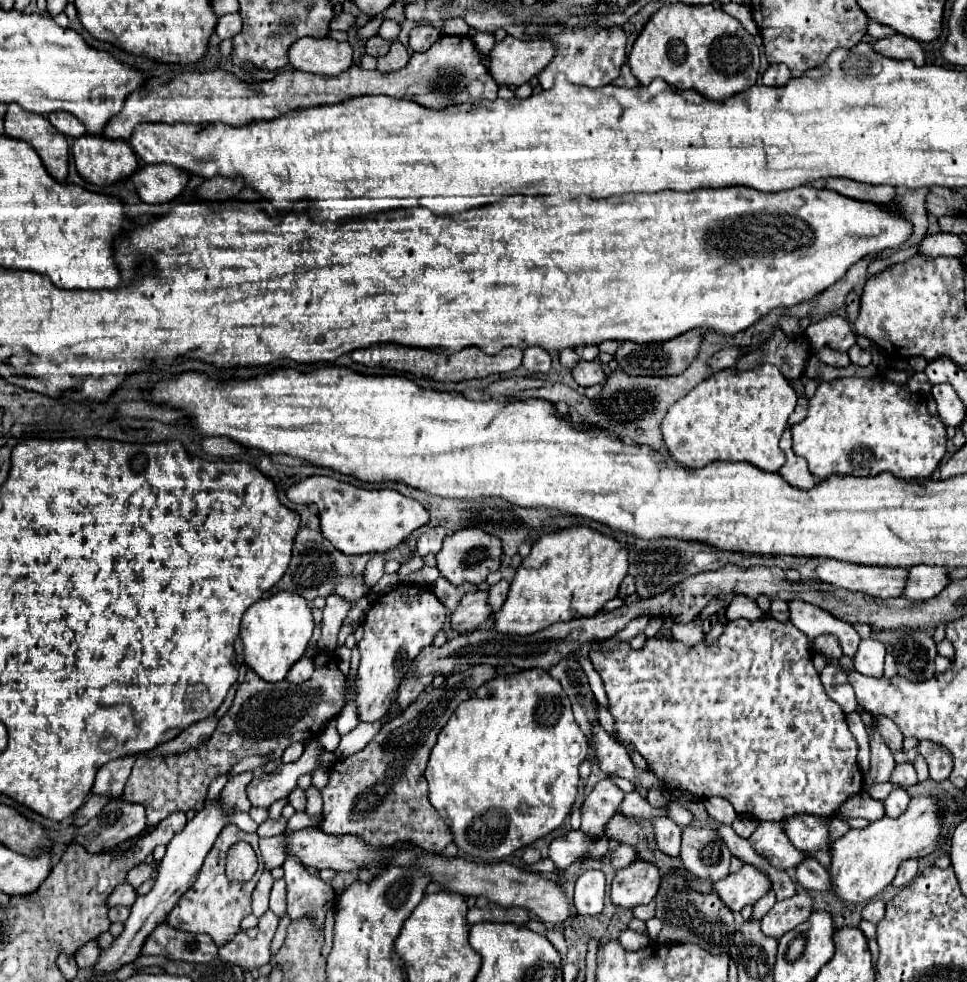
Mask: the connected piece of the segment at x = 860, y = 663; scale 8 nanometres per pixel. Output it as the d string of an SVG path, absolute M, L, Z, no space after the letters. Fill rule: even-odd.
M861 639L859 651L855 655L855 671L869 677L883 677L883 657L885 645L875 639Z

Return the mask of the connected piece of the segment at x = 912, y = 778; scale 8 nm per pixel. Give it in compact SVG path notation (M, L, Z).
M897 763L889 781L891 781L893 785L899 785L899 787L915 785L915 783L917 783L917 773L915 773L915 767L913 767L911 763Z

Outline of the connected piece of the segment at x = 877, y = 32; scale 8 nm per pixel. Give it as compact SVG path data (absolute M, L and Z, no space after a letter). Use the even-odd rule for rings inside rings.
M869 21L869 23L867 23L867 33L869 33L873 39L879 39L879 37L893 35L893 29L887 29L885 25L879 25L877 21Z

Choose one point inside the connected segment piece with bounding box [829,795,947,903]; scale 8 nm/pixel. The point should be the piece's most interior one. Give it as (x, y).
(865, 861)

